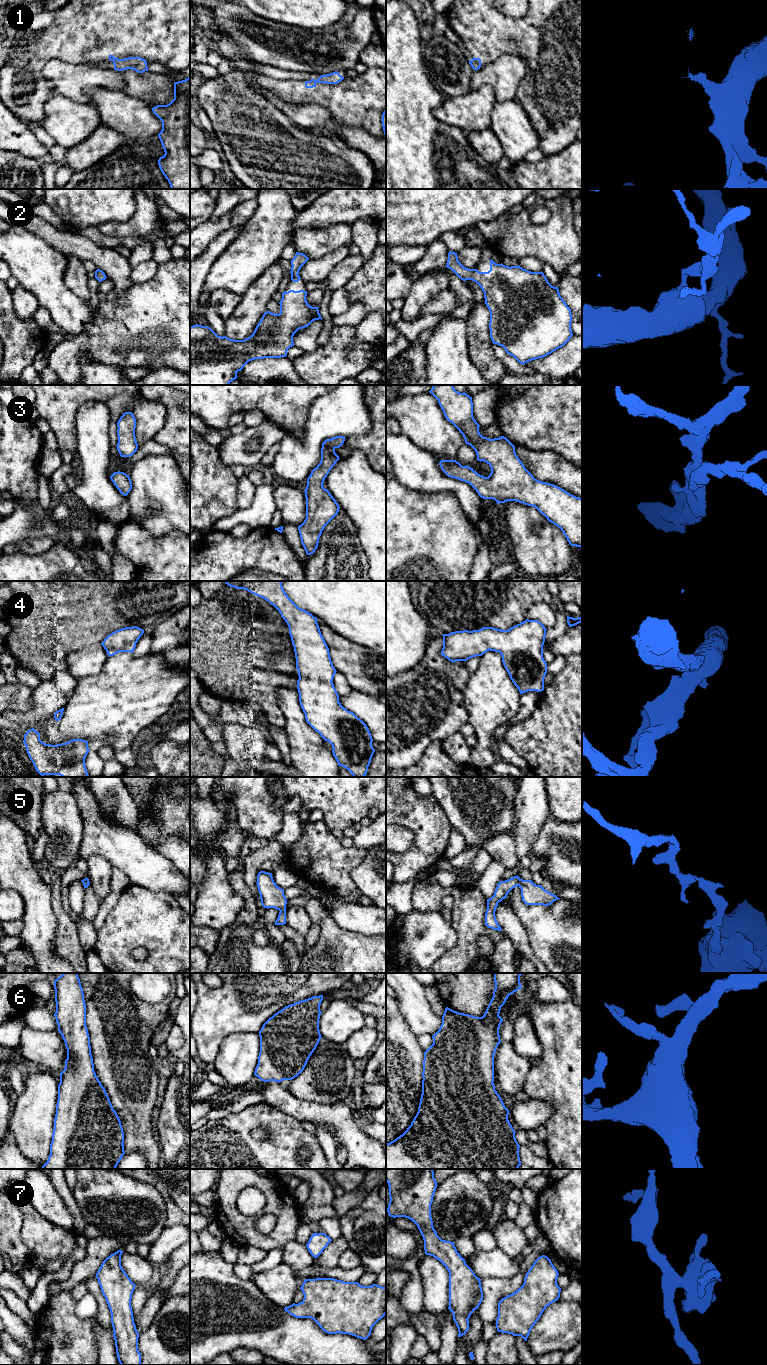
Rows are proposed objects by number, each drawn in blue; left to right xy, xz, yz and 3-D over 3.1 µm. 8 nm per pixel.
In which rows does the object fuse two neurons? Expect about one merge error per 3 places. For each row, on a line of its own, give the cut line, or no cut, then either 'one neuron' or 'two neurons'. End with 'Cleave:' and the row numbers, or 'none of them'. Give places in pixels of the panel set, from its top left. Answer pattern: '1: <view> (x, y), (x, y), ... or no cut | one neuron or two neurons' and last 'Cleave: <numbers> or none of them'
1: xz (310, 80), (316, 82) | two neurons
2: no cut | one neuron
3: no cut | one neuron
4: no cut | one neuron
5: no cut | one neuron
6: no cut | one neuron
7: no cut | one neuron
Cleave: 1

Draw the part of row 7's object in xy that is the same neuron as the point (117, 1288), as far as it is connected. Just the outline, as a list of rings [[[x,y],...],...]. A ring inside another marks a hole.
[[[118,1250],[107,1257],[101,1264],[95,1277],[98,1279],[102,1294],[110,1309],[111,1323],[114,1332],[113,1337],[119,1363],[121,1365],[140,1365],[141,1354],[138,1350],[139,1333],[134,1323],[131,1307],[132,1294],[136,1285],[131,1281],[121,1266],[122,1253],[122,1250]]]

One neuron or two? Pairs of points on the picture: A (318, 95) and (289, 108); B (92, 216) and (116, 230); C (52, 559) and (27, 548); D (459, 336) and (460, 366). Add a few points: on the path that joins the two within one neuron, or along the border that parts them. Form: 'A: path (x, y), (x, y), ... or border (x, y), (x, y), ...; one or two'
A: border (277, 96), (297, 104), (316, 103), (322, 106); two
B: border (127, 219), (124, 221), (103, 222), (97, 226); two
C: border (55, 541), (43, 553), (25, 554), (17, 551); two
D: path (459, 343), (459, 359); one

